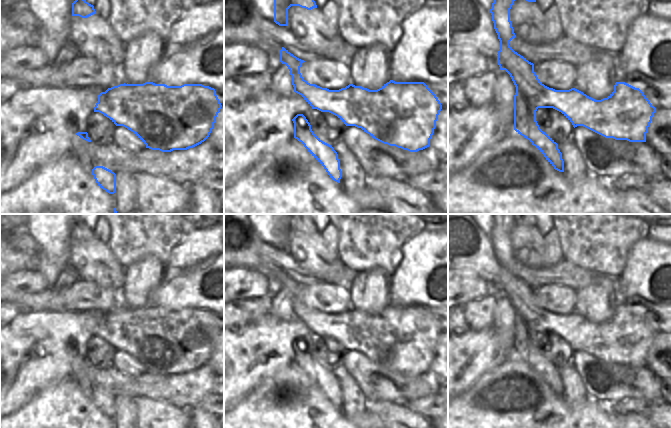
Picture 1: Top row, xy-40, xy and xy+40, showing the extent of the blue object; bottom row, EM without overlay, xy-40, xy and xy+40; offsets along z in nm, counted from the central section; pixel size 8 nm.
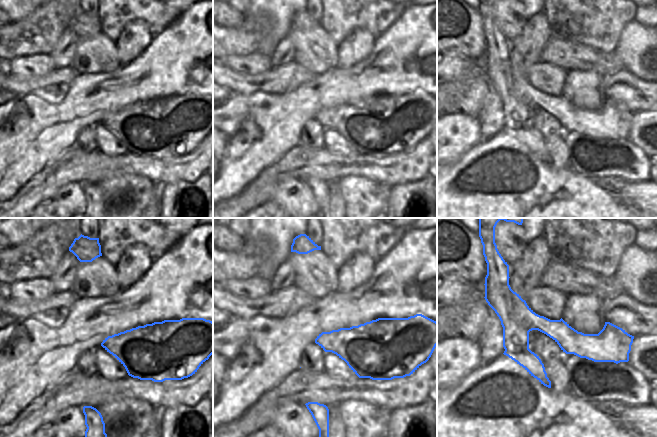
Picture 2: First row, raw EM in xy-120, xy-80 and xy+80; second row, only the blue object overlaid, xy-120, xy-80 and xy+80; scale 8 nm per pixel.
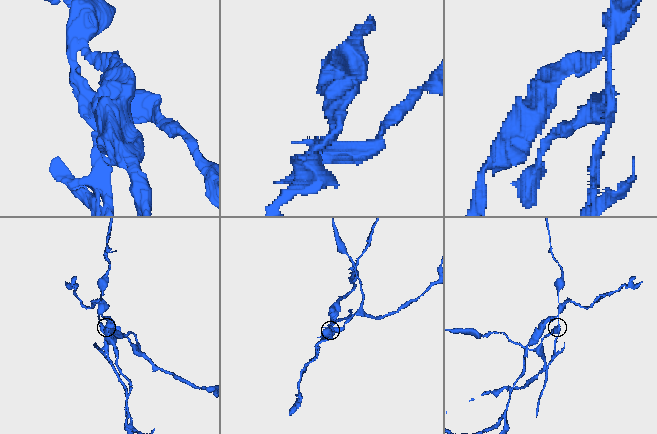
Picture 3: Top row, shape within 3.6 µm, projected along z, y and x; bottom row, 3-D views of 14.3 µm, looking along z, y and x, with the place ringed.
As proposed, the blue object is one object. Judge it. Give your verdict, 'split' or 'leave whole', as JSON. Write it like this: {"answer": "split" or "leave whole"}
{"answer": "split"}

